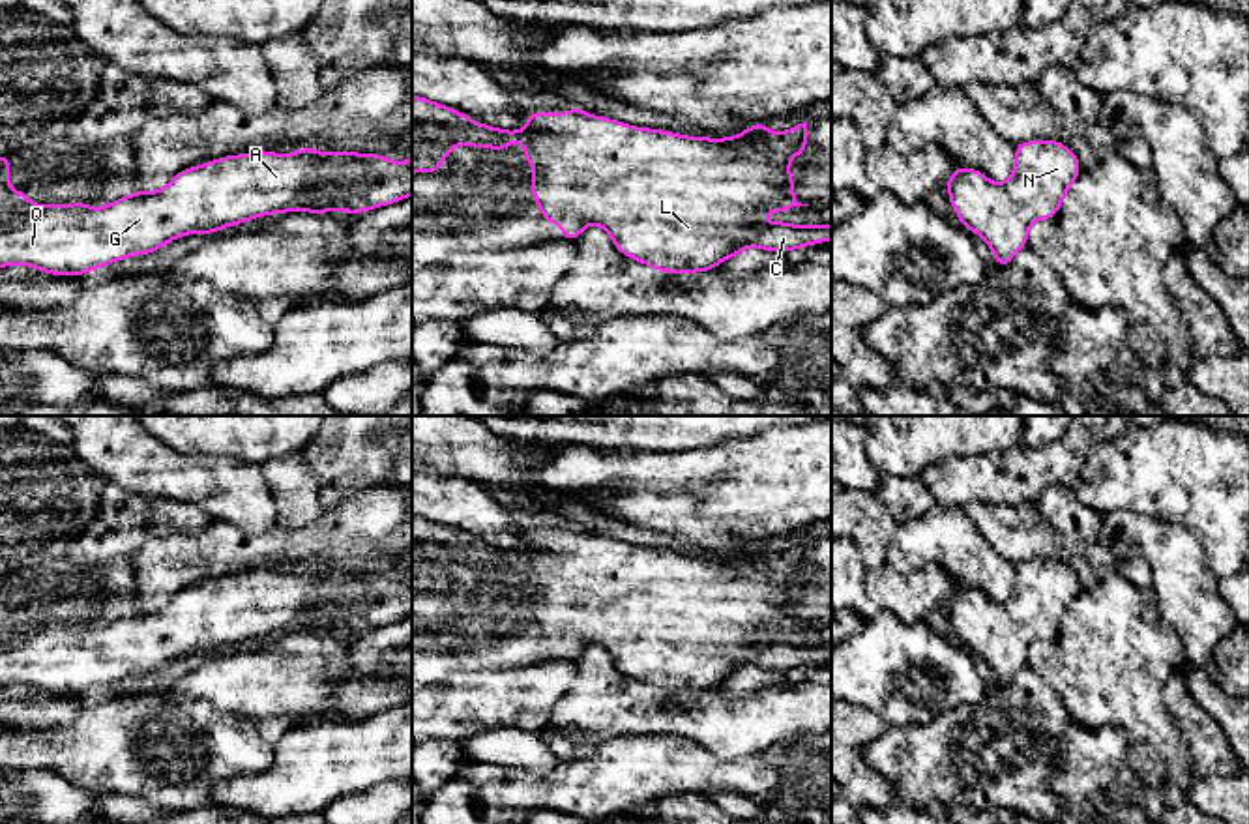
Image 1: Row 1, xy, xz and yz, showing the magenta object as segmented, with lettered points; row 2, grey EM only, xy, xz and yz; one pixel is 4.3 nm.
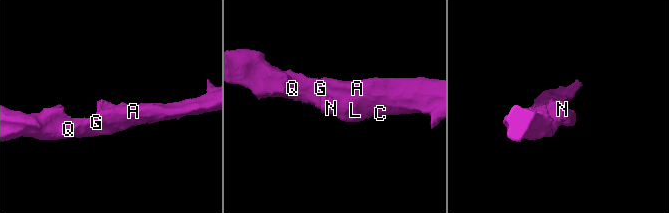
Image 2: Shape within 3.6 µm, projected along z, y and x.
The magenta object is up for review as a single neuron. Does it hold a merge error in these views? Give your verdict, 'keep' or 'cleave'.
keep

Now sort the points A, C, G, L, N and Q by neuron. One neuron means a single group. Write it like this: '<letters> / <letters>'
A C G L N Q

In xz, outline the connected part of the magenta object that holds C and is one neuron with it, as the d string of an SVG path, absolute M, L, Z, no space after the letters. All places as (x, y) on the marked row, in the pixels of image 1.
M412 96L412 172L440 172L442 159L459 144L472 148L507 150L511 142L524 144L526 165L537 170L532 176L532 199L539 213L562 227L562 240L577 240L588 225L599 225L612 238L614 247L657 272L697 273L710 272L727 258L736 258L755 245L762 251L794 251L800 247L831 242L831 225L801 227L794 223L766 223L766 212L785 212L809 206L792 195L796 182L790 178L790 159L807 154L807 122L786 131L771 133L766 124L749 124L736 137L706 139L683 137L672 131L635 127L594 116L579 107L567 112L528 112L526 129L506 131L487 124L474 124L468 114L436 101Z

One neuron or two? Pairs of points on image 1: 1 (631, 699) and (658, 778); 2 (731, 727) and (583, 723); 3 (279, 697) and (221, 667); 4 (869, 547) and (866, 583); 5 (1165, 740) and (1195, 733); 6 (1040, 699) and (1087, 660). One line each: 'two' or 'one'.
1: two
2: one
3: one
4: two
5: two
6: two

